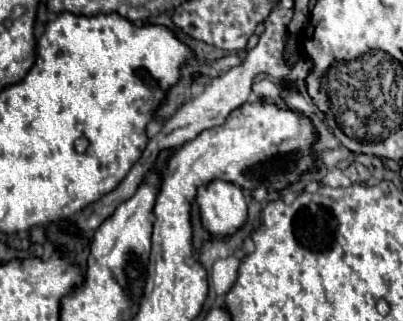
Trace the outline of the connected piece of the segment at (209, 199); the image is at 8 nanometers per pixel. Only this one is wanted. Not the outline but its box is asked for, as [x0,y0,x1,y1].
[196,180,248,238]

